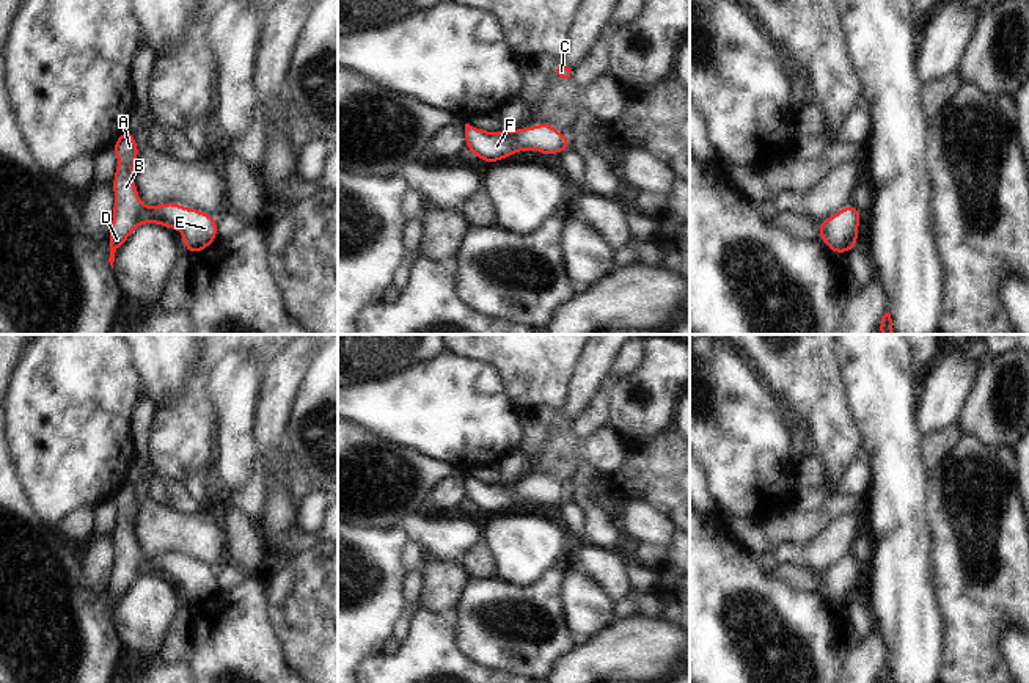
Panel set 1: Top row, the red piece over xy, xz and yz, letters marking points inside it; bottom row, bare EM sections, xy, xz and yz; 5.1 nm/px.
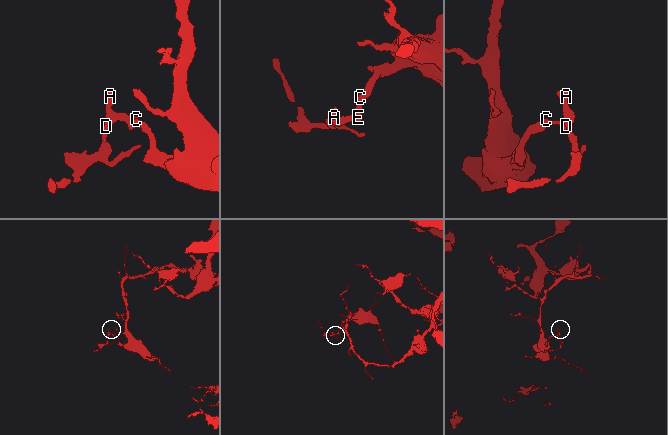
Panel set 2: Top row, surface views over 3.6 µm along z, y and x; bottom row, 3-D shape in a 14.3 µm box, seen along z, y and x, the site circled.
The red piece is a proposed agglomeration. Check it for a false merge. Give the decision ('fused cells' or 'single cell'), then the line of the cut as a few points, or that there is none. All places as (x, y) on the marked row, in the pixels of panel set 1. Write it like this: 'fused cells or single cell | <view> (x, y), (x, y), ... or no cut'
single cell | no cut

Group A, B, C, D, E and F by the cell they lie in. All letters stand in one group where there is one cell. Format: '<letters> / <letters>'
A B C D E F

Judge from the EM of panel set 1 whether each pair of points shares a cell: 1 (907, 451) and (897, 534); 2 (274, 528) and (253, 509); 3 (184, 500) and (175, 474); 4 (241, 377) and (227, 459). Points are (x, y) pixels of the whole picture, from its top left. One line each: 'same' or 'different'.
1: same
2: different
3: different
4: same

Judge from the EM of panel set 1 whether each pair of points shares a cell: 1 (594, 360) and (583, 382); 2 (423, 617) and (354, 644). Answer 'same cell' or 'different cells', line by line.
1: same cell
2: different cells

